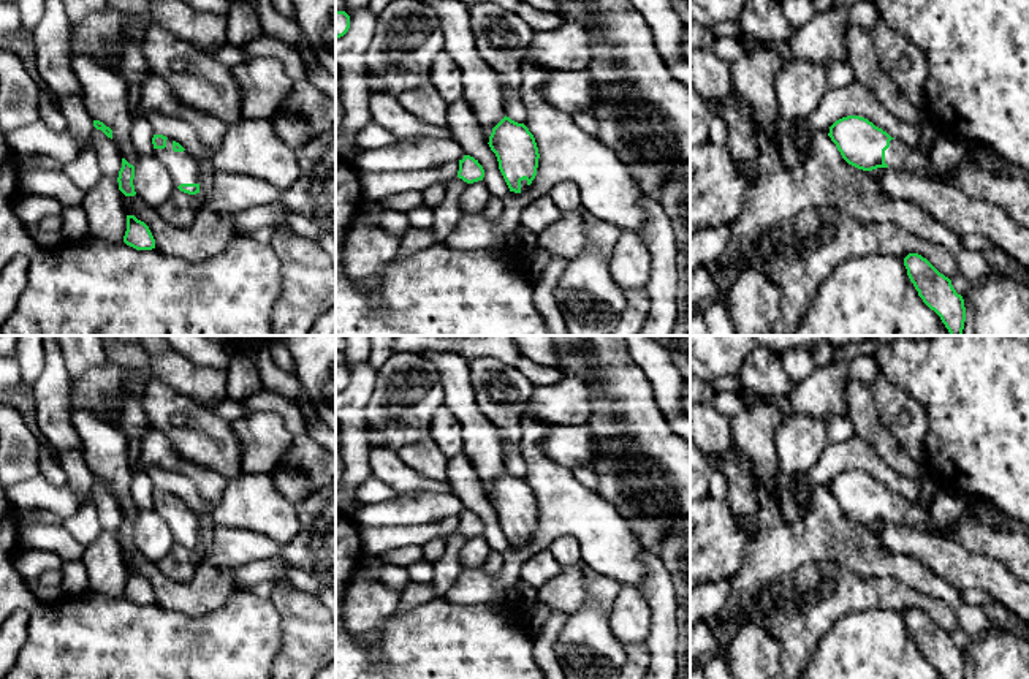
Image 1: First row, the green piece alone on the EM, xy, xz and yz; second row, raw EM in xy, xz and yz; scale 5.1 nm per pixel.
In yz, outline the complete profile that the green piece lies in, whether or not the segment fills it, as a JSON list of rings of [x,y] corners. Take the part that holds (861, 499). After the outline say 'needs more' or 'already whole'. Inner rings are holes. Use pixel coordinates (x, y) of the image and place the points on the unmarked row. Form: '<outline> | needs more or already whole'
[[[847,470],[836,475],[828,491],[842,513],[858,524],[872,525],[890,521],[893,525],[936,533],[926,522],[926,506],[891,492],[864,472]]] | needs more

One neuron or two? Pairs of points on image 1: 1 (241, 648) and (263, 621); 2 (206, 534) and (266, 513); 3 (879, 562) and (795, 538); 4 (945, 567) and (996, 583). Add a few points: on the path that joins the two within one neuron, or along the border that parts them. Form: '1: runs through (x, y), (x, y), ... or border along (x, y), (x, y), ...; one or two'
1: runs through (243, 641), (257, 627); one
2: border along (198, 515), (206, 515), (216, 526); two
3: runs through (858, 551), (844, 540), (816, 540); one
4: runs through (958, 567), (983, 572); one

